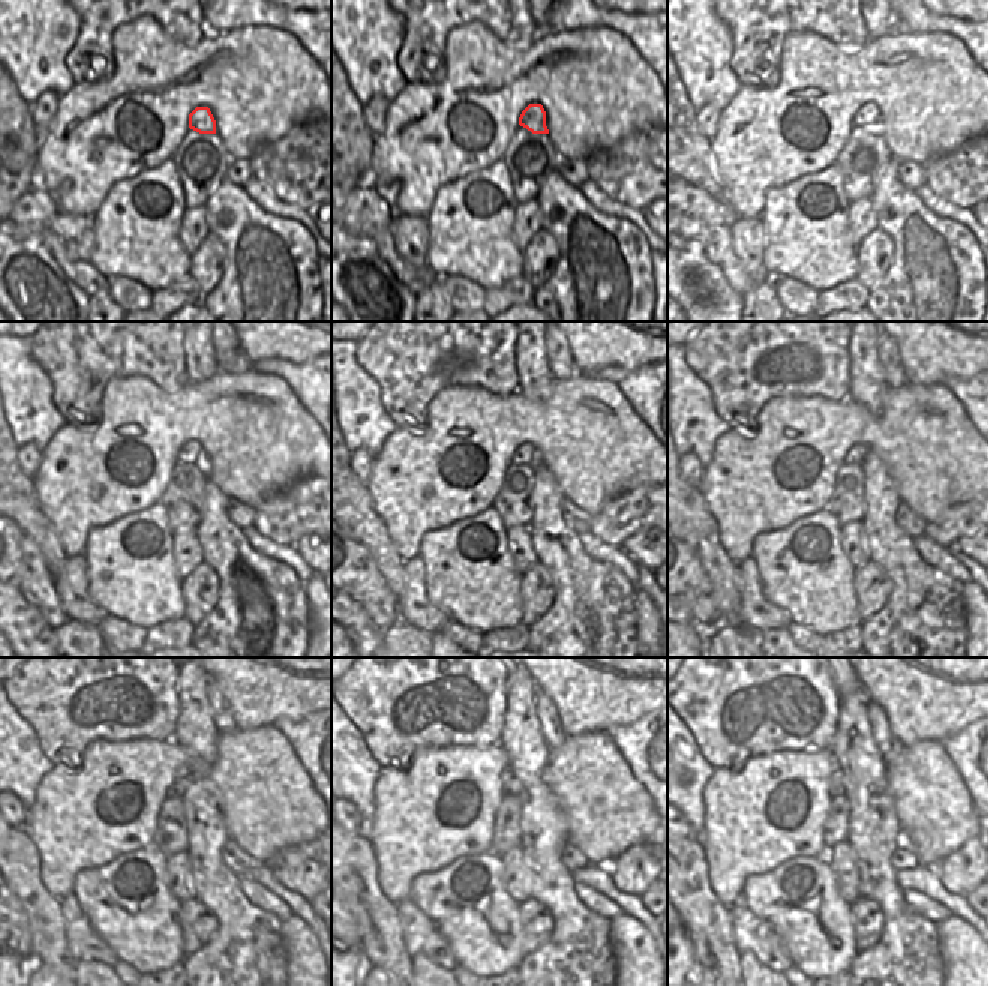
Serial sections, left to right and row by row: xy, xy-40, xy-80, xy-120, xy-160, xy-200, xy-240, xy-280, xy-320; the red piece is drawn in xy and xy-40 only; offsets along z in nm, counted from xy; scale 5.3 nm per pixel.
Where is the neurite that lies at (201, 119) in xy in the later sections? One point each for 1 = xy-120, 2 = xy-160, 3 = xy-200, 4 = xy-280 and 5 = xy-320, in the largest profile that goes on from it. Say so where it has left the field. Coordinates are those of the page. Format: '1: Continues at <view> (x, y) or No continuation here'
1: Continues at xy-120 (191, 452)
2: Continues at xy-160 (525, 453)
3: Continues at xy-200 (856, 453)
4: Continues at xy-280 (510, 785)
5: Continues at xy-320 (837, 790).

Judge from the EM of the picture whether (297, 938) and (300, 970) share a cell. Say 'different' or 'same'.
same

